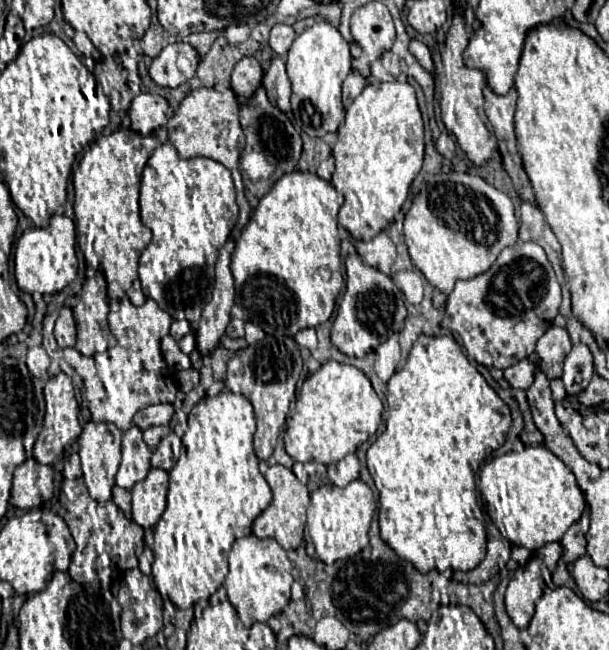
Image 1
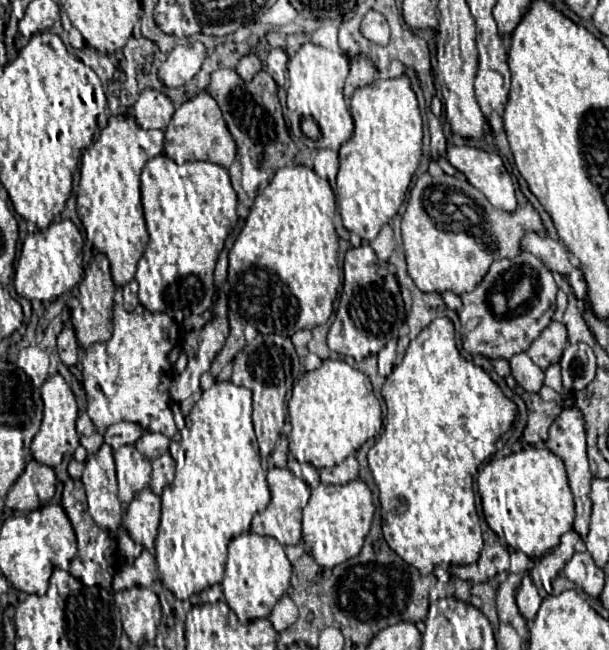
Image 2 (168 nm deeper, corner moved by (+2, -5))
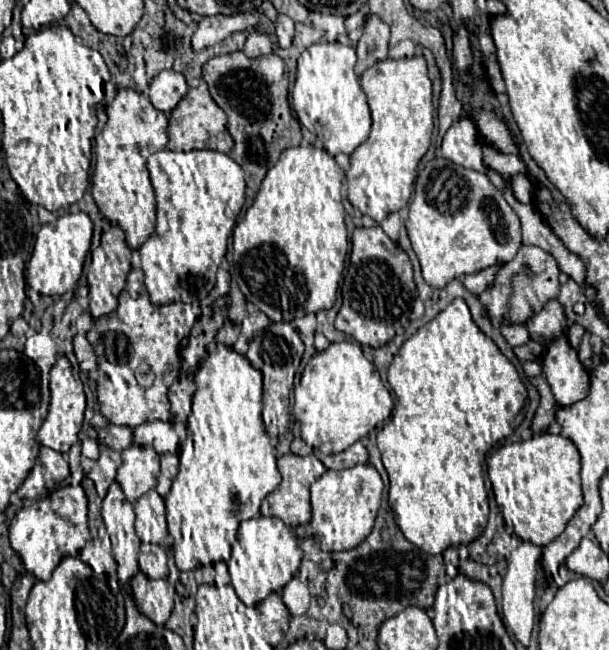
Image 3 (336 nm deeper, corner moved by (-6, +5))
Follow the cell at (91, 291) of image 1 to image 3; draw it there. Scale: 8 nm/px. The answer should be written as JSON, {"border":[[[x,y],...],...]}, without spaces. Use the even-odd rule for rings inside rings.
{"border":[[[111,226],[101,236],[100,246],[91,252],[91,259],[91,265],[87,272],[89,312],[97,320],[105,314],[111,314],[117,308],[117,296],[125,288],[125,280],[127,280],[127,274],[131,270],[131,250],[125,244],[123,230],[117,226]]]}

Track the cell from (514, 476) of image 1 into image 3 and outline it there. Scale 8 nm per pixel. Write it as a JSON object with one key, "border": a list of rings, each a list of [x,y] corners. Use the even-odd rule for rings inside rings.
{"border":[[[537,434],[529,440],[501,446],[487,460],[487,474],[493,484],[493,494],[503,518],[511,520],[513,530],[521,540],[531,540],[537,546],[547,546],[549,542],[553,542],[583,504],[579,470],[581,458],[579,450],[575,450],[575,444],[563,436],[553,434]]]}

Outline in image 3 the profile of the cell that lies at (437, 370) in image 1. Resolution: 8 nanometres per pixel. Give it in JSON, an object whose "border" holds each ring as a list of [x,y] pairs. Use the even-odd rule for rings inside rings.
{"border":[[[457,298],[455,302],[451,302],[443,312],[439,312],[433,320],[429,320],[427,324],[423,324],[411,338],[407,338],[403,342],[403,346],[399,348],[397,356],[393,358],[391,366],[389,366],[389,376],[387,376],[393,393],[395,395],[394,408],[389,418],[389,422],[381,428],[381,432],[377,434],[377,446],[383,458],[383,466],[389,474],[389,506],[395,514],[395,522],[399,526],[399,530],[403,532],[403,536],[415,544],[419,550],[423,550],[425,554],[441,554],[443,550],[447,550],[449,546],[467,546],[471,544],[475,538],[479,538],[487,526],[487,518],[489,518],[489,502],[488,494],[484,486],[484,469],[487,452],[505,436],[509,436],[513,432],[513,422],[515,416],[525,408],[527,404],[527,388],[523,386],[523,382],[519,380],[519,374],[515,370],[515,366],[499,352],[499,348],[493,344],[491,338],[487,338],[471,320],[469,308],[467,304]]]}

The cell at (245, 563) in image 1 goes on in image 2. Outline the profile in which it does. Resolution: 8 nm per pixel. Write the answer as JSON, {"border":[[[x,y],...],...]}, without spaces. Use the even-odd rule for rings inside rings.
{"border":[[[247,532],[235,536],[227,550],[229,558],[225,564],[225,578],[221,582],[221,588],[229,608],[237,614],[241,624],[269,616],[277,600],[287,594],[291,586],[291,562],[287,560],[283,546],[273,536]]]}

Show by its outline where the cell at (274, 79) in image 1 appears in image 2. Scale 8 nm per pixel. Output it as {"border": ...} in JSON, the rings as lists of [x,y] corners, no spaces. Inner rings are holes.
{"border":[[[271,48],[267,58],[267,72],[273,76],[273,80],[281,86],[285,84],[285,72],[287,72],[287,54],[283,48]]]}

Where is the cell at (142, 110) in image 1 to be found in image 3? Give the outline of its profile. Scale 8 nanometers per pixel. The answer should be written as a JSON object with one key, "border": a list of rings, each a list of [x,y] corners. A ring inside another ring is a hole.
{"border":[[[175,70],[159,72],[149,84],[149,100],[151,100],[151,104],[157,110],[165,112],[165,114],[169,114],[185,94],[187,94],[185,78],[183,78],[183,74],[175,72]]]}

